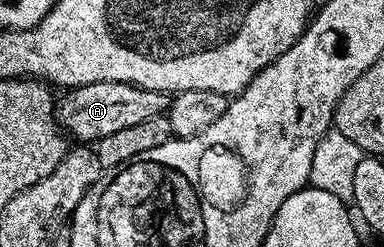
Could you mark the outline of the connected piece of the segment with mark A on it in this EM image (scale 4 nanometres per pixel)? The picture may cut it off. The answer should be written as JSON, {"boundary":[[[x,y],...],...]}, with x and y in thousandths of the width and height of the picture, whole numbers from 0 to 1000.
{"boundary":[[[273,328],[271,336],[229,336],[185,356],[172,397],[154,405],[146,425],[146,486],[164,526],[185,559],[195,555],[203,579],[253,579],[271,563],[271,547],[292,547],[299,530],[323,530],[323,514],[344,514],[354,498],[375,498],[385,482],[406,482],[424,470],[443,437],[445,381],[396,368],[375,352],[354,352],[344,336],[302,336]]]}

